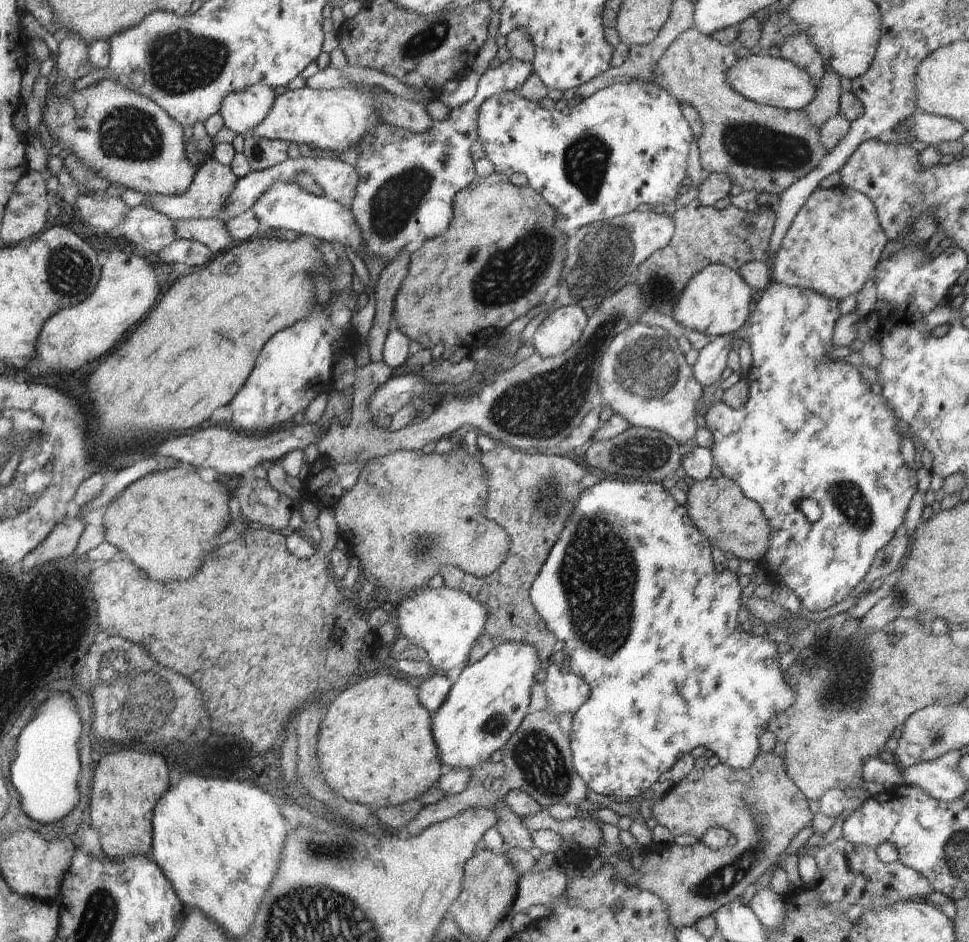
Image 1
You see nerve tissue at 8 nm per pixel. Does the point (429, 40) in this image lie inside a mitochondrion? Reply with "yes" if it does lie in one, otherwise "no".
yes

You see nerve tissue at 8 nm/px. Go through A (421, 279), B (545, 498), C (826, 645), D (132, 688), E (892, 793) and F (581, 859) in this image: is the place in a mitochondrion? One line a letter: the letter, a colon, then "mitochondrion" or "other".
A: other
B: mitochondrion
C: mitochondrion
D: mitochondrion
E: other
F: other

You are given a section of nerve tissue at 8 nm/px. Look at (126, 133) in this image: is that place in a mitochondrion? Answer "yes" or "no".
yes

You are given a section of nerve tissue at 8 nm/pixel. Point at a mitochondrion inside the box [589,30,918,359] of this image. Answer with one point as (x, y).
(749, 145)

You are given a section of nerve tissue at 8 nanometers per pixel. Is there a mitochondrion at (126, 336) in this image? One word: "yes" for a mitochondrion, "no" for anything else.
no

